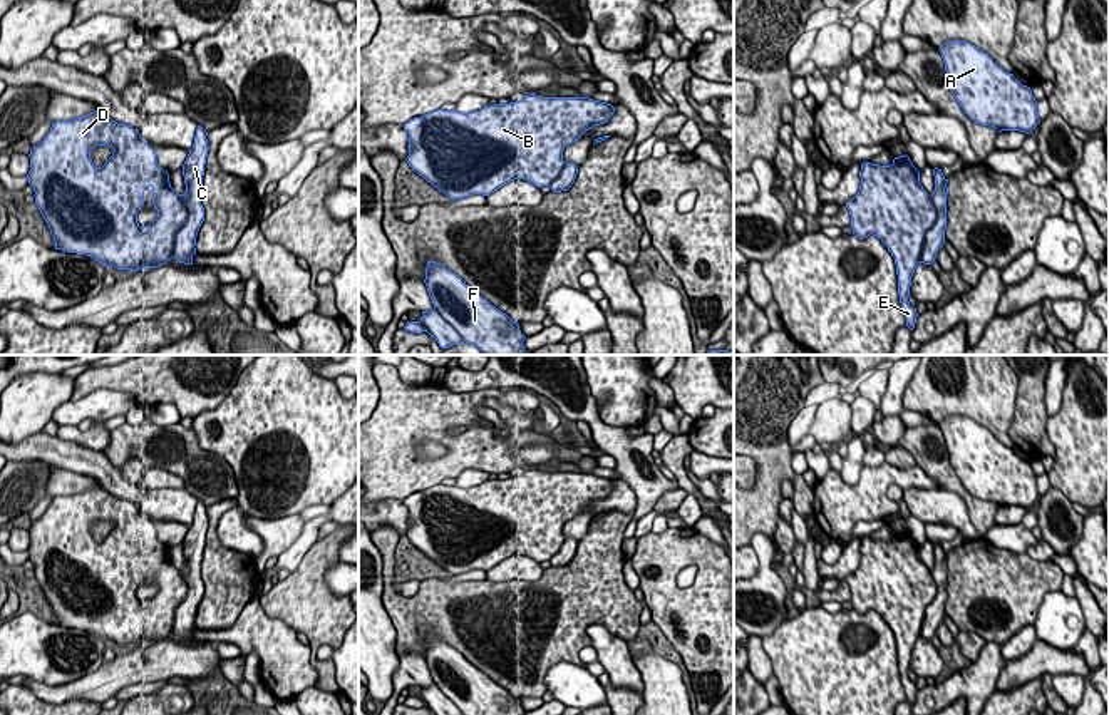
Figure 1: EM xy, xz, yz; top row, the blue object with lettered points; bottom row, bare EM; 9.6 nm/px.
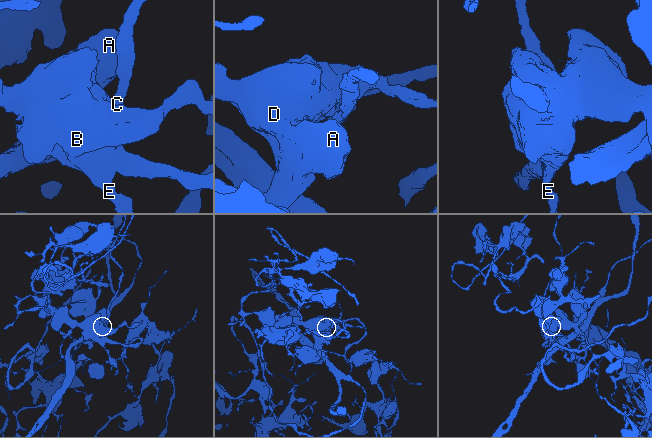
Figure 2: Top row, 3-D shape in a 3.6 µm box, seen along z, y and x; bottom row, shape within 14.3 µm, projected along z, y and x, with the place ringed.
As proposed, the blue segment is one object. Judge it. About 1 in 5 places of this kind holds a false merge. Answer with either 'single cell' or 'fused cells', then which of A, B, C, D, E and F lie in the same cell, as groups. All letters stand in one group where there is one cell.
single cell; A B C D E F

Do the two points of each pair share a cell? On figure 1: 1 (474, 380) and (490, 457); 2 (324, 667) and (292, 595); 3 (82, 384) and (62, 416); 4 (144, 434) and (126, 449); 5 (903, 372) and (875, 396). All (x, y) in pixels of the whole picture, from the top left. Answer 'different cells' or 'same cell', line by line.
1: different cells
2: same cell
3: different cells
4: same cell
5: different cells

